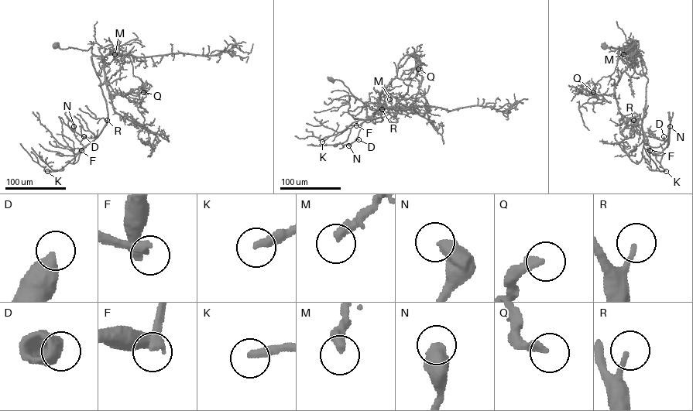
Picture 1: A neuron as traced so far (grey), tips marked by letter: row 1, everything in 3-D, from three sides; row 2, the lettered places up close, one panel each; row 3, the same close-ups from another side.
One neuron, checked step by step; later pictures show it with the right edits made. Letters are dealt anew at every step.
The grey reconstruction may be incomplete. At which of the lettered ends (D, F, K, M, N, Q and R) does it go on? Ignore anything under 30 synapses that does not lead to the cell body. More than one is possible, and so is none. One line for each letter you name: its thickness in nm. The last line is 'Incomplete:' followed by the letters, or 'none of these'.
F: 240 nm thick
K: 320 nm thick
R: 170 nm thick
Incomplete: F, K, R

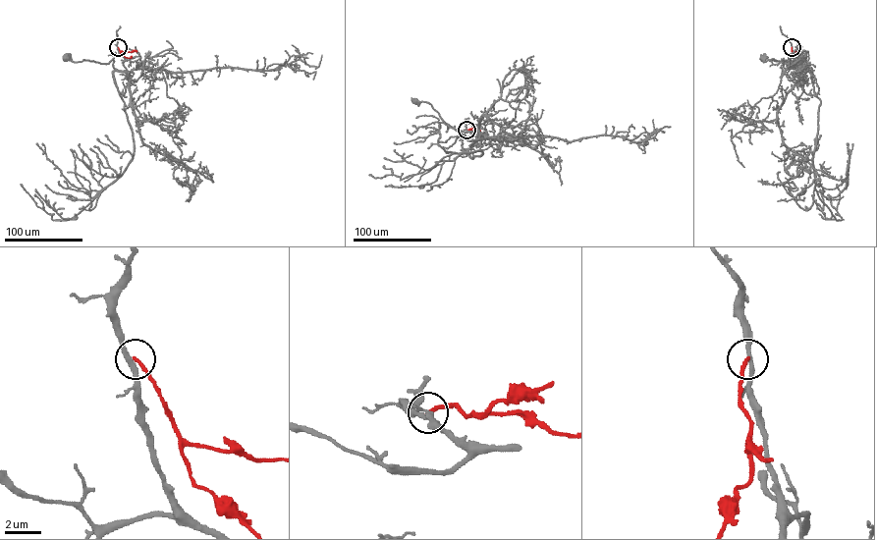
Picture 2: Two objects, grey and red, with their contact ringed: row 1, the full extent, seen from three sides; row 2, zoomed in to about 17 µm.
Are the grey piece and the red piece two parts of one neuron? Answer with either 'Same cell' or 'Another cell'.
Another cell

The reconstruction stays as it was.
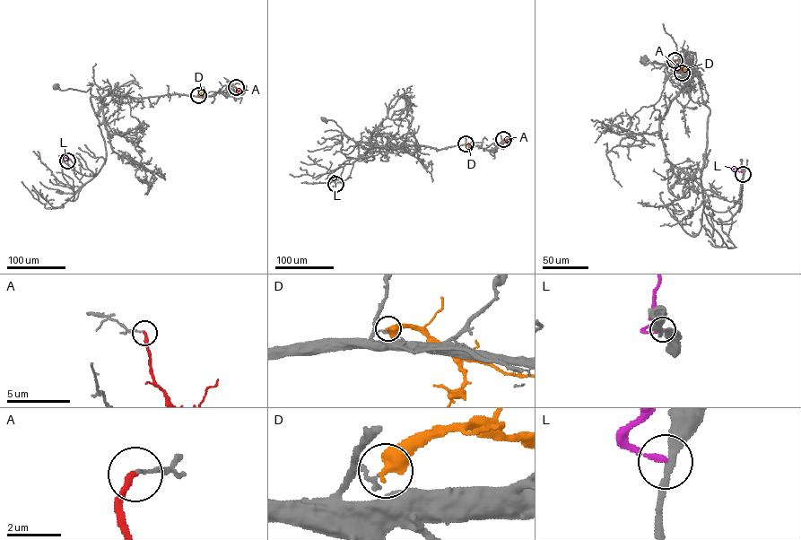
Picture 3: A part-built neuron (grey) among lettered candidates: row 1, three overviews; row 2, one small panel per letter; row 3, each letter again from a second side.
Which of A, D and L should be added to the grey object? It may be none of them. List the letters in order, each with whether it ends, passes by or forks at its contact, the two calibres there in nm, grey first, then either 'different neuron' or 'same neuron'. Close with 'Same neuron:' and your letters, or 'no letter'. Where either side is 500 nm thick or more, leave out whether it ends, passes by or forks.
A: it ends; calibres 100 and 240 nm; different neuron
D: calibres 170 and 600 nm; different neuron
L: it ends; calibres 240 and 170 nm; different neuron
Same neuron: no letter

